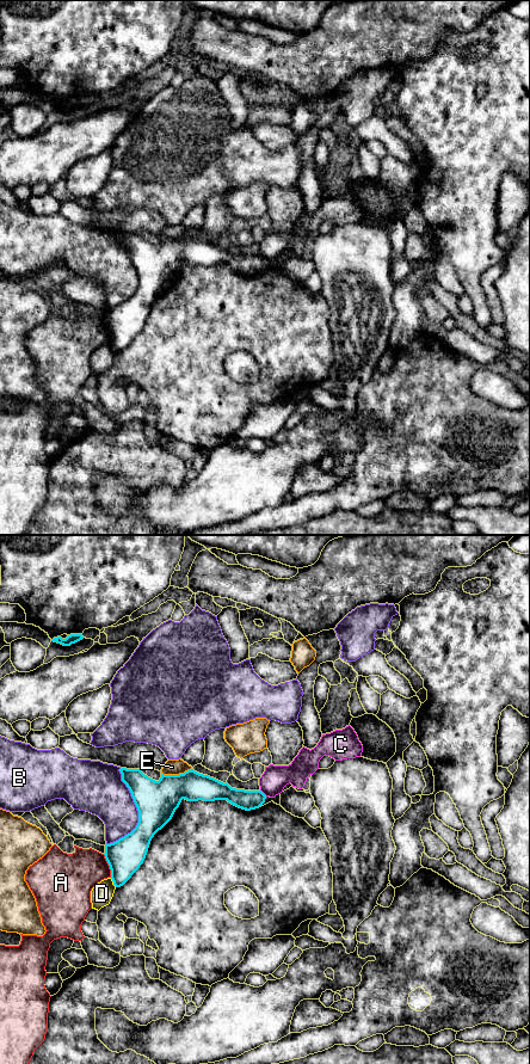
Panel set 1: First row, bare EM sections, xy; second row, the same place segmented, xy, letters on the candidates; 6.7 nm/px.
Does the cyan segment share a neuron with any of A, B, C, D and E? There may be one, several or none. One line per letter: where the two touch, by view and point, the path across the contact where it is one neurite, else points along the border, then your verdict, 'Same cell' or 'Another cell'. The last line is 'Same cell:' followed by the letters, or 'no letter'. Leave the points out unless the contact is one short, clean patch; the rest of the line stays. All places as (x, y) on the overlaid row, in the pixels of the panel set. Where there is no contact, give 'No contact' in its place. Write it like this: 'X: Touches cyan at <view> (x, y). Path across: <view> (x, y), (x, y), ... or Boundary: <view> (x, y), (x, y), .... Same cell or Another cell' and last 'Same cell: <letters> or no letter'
A: Touches cyan at xy (109, 865). Another cell
B: Touches cyan at xy (139, 812). Another cell
C: Touches cyan at xy (263, 793). Boundary: xy (260, 789), (266, 795). Another cell
D: Touches cyan at xy (113, 883). Boundary: xy (110, 878), (116, 886). Another cell
E: Touches cyan at xy (176, 775). Boundary: xy (191, 768), (178, 774), (161, 774). Another cell
Same cell: no letter

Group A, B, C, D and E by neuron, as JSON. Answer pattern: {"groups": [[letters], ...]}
{"groups": [["A"], ["B"], ["C"], ["D"], ["E"]]}

